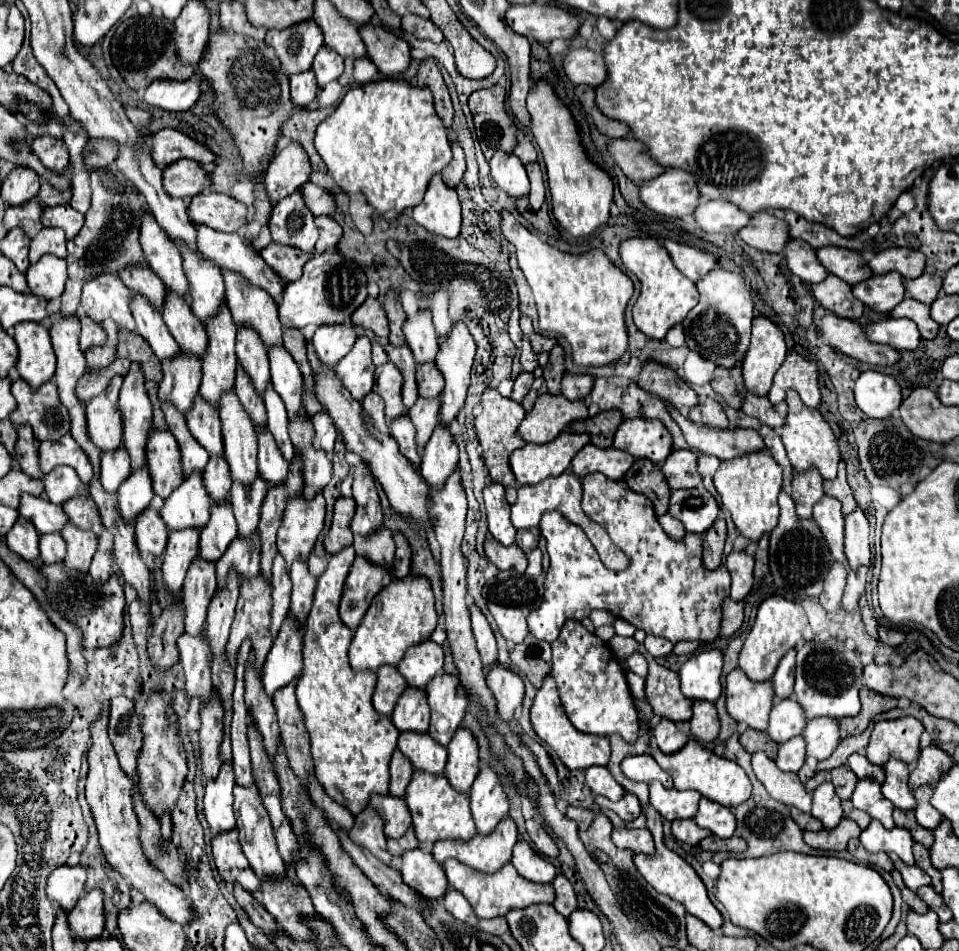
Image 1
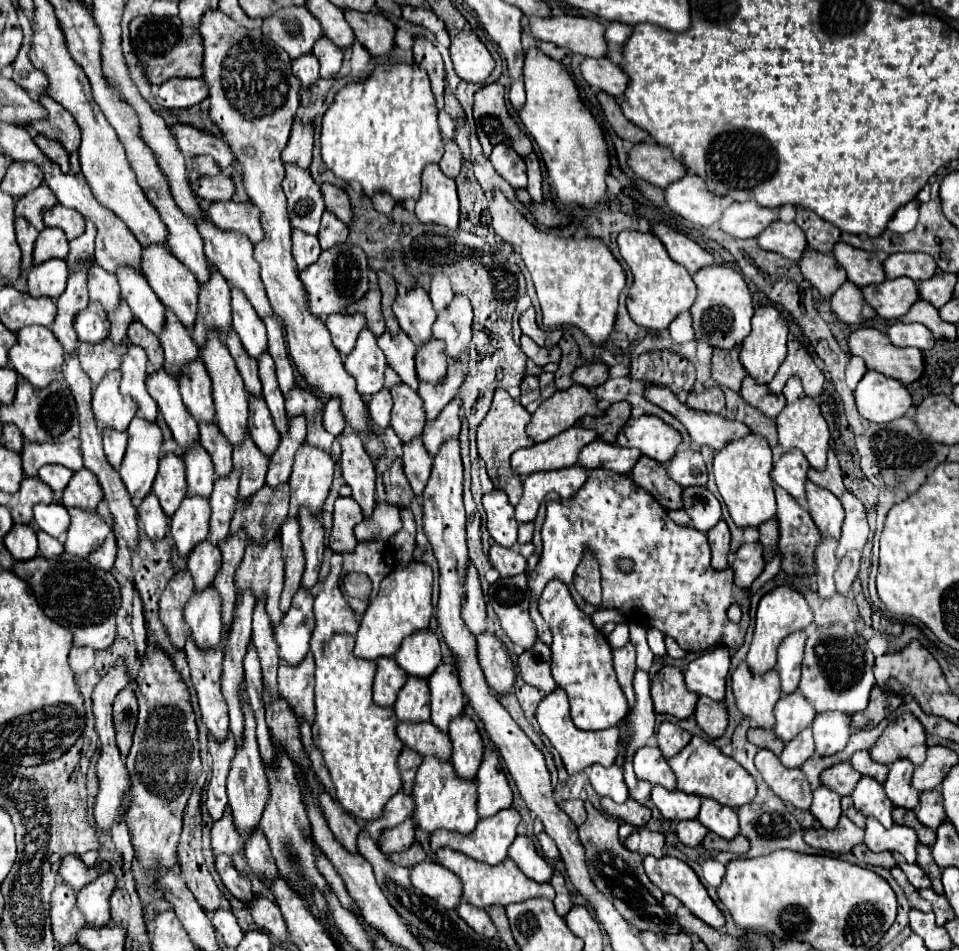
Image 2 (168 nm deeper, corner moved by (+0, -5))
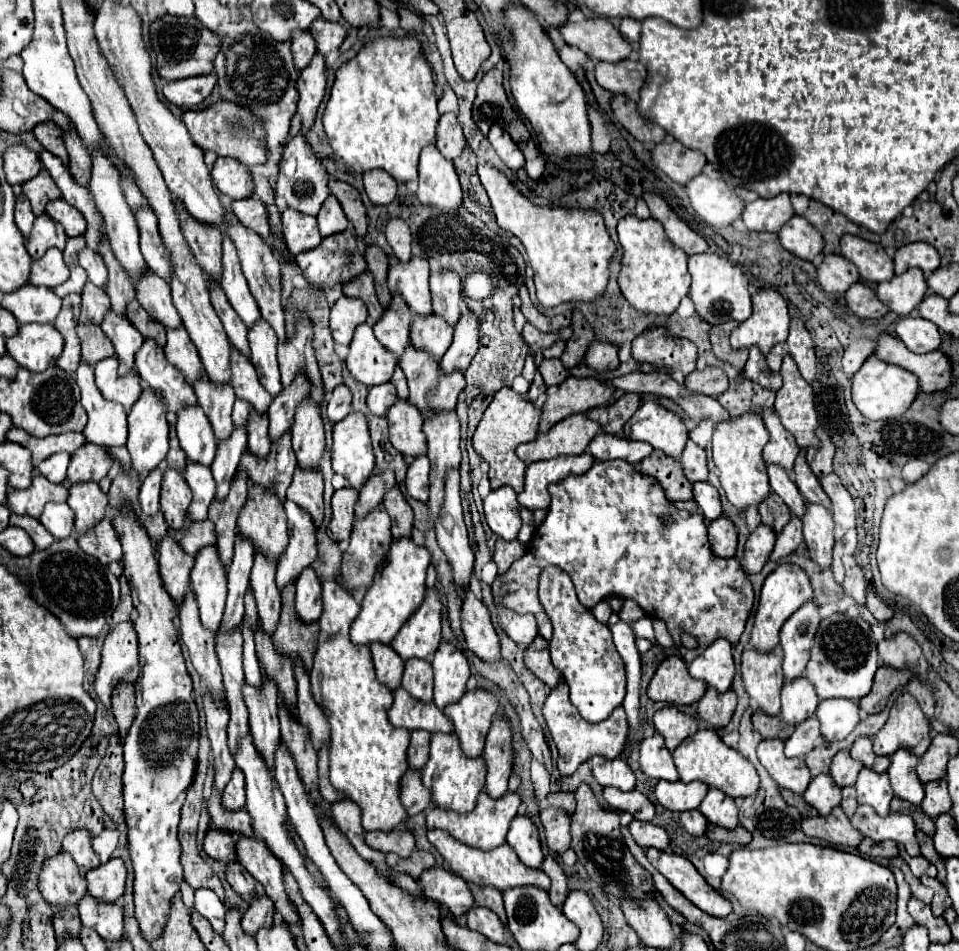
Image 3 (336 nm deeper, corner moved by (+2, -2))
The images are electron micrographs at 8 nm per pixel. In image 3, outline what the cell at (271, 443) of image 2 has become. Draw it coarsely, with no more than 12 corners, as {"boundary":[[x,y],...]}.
{"boundary":[[234,353],[236,397],[268,411],[270,393],[262,389],[252,361]]}

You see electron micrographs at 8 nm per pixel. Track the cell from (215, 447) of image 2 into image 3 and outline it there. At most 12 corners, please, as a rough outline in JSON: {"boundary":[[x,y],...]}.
{"boundary":[[204,375],[194,385],[216,439],[228,439],[234,389],[218,389]]}

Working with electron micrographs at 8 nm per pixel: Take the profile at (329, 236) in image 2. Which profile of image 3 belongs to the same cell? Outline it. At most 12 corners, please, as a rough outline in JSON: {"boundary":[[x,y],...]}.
{"boundary":[[334,195],[324,201],[316,219],[322,237],[340,233],[348,219]]}

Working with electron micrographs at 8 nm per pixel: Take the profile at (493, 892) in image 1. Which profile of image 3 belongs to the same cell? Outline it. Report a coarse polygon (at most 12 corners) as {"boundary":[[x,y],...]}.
{"boundary":[[446,831],[428,841],[452,871],[500,891],[550,889],[542,869],[526,867],[508,843],[490,851],[462,845]]}

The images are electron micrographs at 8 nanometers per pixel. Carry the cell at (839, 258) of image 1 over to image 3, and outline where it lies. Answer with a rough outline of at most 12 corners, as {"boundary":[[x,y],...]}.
{"boundary":[[846,235],[842,257],[858,267],[862,281],[894,277],[882,245]]}

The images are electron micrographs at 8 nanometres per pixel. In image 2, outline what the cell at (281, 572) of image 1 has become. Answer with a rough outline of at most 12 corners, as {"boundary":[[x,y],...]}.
{"boundary":[[286,518],[280,526],[284,590],[280,610],[286,614],[300,588],[304,552],[300,526]]}

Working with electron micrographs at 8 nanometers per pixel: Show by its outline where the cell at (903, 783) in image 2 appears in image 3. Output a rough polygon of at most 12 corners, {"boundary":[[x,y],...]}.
{"boundary":[[906,749],[890,755],[894,795],[918,805],[924,783],[916,775],[918,757]]}

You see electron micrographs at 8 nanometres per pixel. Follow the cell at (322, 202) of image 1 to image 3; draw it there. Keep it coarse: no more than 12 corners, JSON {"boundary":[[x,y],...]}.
{"boundary":[[330,181],[330,191],[340,201],[356,233],[368,231],[366,207],[358,189],[342,181]]}

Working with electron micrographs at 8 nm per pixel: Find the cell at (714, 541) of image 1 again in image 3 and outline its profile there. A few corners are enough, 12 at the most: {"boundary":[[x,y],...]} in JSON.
{"boundary":[[728,517],[708,525],[718,557],[734,557],[738,533]]}

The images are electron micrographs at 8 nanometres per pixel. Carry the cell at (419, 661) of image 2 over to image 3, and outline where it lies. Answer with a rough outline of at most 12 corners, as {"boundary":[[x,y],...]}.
{"boundary":[[426,597],[390,643],[406,661],[430,659],[440,643],[442,597]]}

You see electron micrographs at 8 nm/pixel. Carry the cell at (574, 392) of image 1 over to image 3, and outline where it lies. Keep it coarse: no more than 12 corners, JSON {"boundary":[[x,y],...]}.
{"boundary":[[592,341],[586,363],[596,371],[620,365],[618,347]]}

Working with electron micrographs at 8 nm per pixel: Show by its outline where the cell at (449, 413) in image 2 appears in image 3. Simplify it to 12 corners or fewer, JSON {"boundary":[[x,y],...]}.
{"boundary":[[408,345],[400,367],[408,401],[422,413],[450,411],[466,387],[464,373],[442,373]]}

